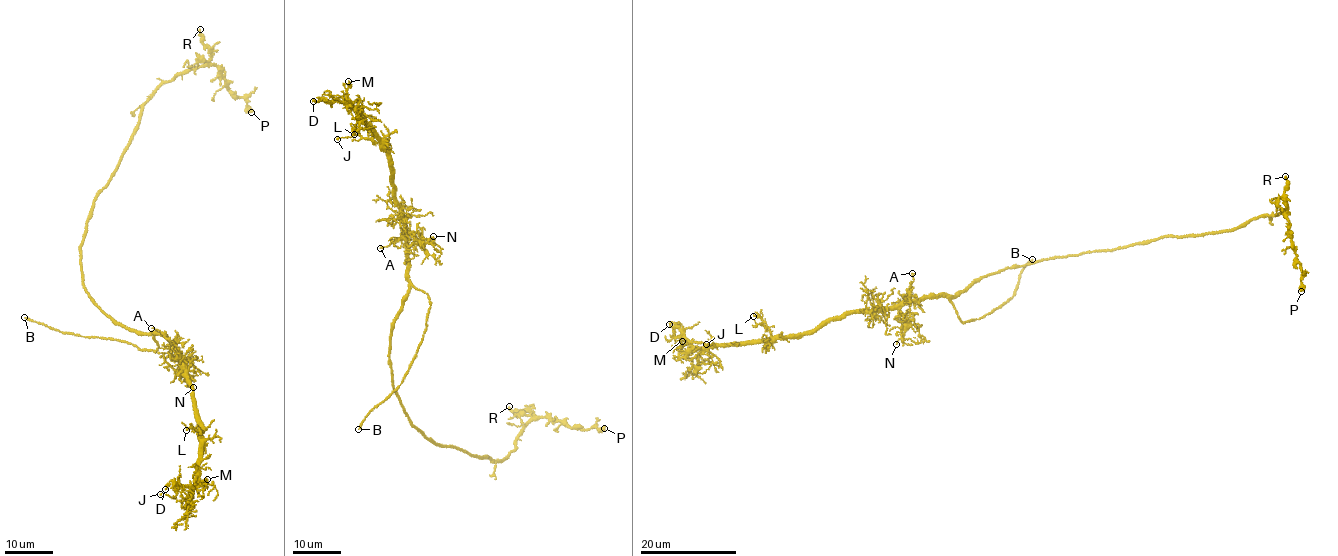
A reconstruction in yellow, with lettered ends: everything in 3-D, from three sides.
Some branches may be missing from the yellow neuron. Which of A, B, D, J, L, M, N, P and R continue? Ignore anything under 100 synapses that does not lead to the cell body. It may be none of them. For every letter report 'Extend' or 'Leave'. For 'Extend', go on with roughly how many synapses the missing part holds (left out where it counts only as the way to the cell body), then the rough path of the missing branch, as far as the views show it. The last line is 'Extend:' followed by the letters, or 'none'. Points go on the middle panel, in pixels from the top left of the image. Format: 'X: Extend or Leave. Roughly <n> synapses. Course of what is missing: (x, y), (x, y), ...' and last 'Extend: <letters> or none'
A: Leave
B: Extend. Course of what is missing: (358, 429), (356, 443), (339, 462), (329, 483), (329, 517)
D: Leave
J: Leave
L: Leave
M: Leave
N: Leave
P: Leave
R: Leave
Extend: B

